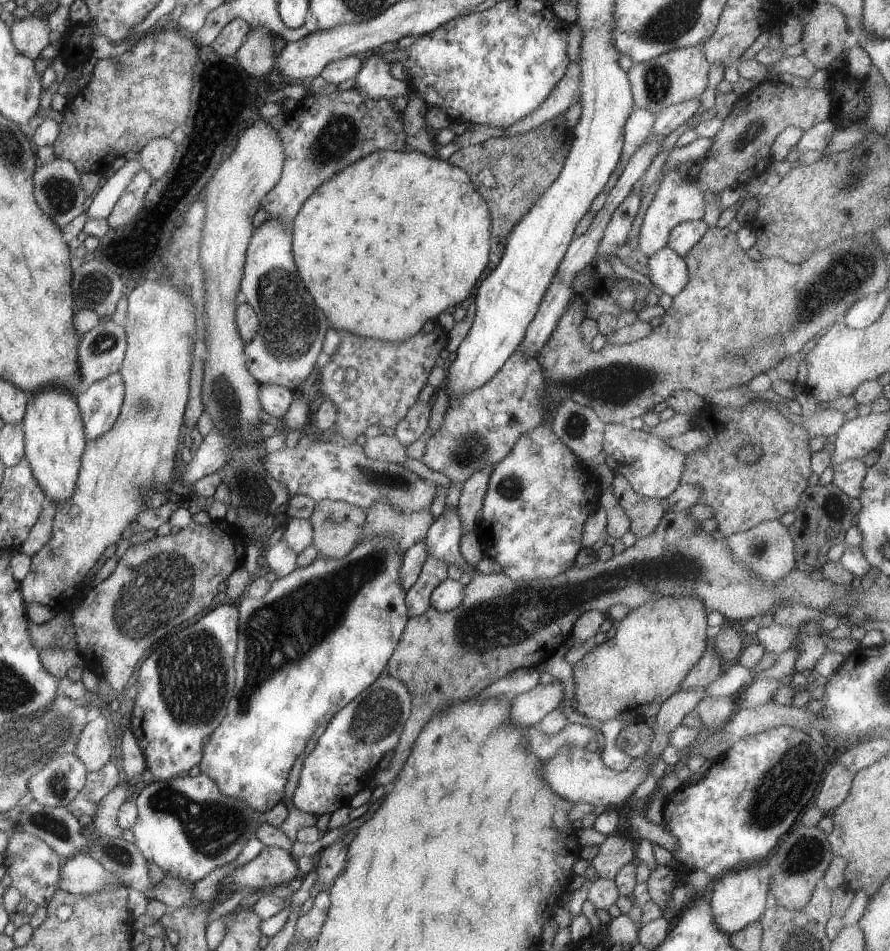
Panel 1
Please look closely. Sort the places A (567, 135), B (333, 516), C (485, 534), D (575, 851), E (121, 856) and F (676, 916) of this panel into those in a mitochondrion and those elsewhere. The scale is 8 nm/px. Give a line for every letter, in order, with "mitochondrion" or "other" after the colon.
A: other
B: mitochondrion
C: other
D: other
E: mitochondrion
F: other

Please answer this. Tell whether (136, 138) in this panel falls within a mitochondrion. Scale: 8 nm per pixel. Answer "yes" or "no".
no

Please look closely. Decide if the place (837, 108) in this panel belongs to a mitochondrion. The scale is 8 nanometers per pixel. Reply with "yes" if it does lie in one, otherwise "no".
no

